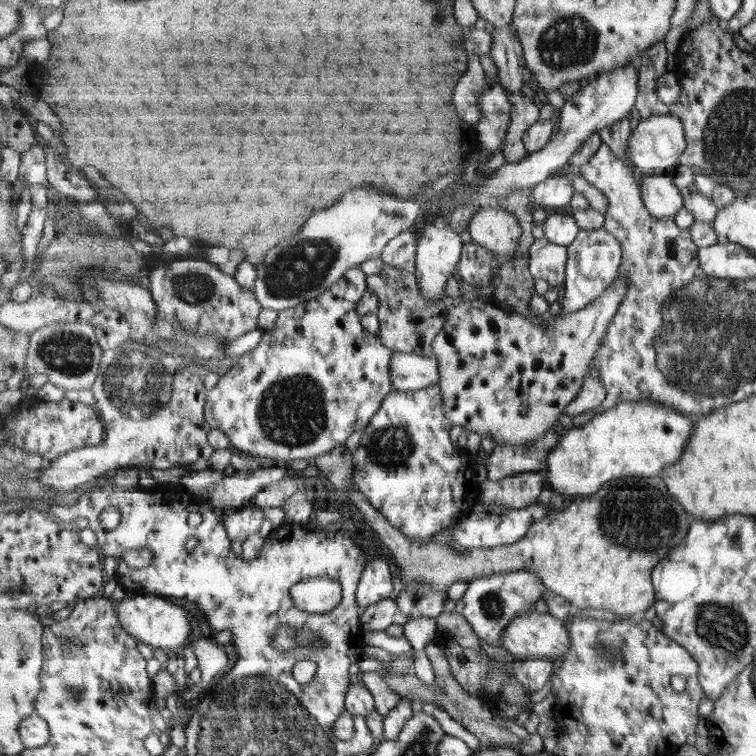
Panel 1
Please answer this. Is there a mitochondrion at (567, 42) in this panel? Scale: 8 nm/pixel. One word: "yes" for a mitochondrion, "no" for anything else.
yes

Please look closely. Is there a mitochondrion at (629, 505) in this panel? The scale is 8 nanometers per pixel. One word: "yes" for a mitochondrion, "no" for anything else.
yes

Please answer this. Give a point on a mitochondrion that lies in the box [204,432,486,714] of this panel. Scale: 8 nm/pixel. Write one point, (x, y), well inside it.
(414, 596)

